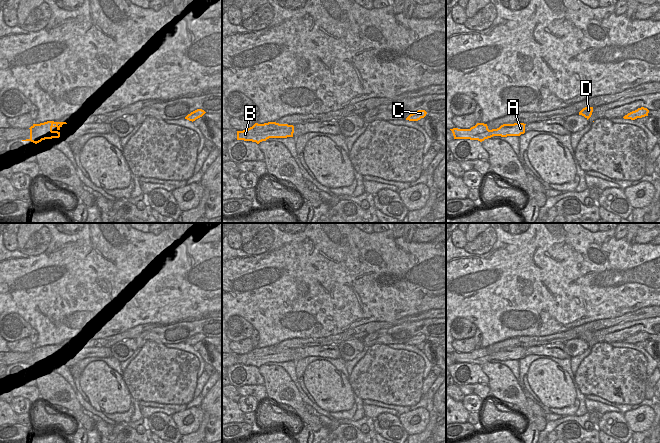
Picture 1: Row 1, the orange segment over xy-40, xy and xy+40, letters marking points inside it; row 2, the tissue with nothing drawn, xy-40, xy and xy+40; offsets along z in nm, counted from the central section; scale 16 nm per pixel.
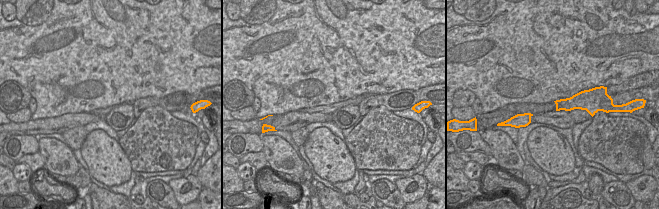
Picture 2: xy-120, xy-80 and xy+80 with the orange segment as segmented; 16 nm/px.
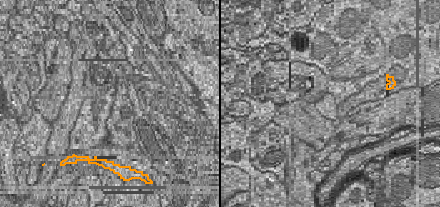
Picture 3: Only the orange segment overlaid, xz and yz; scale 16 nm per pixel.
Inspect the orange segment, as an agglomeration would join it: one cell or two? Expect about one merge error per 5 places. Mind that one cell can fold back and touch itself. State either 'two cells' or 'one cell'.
one cell

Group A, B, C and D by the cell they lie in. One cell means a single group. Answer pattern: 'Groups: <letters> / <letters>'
Groups: A B C D

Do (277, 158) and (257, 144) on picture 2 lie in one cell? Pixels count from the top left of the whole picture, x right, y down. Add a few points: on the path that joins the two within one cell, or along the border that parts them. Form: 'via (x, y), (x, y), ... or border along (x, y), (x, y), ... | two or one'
border along (260, 137), (263, 143), (263, 150) | two

